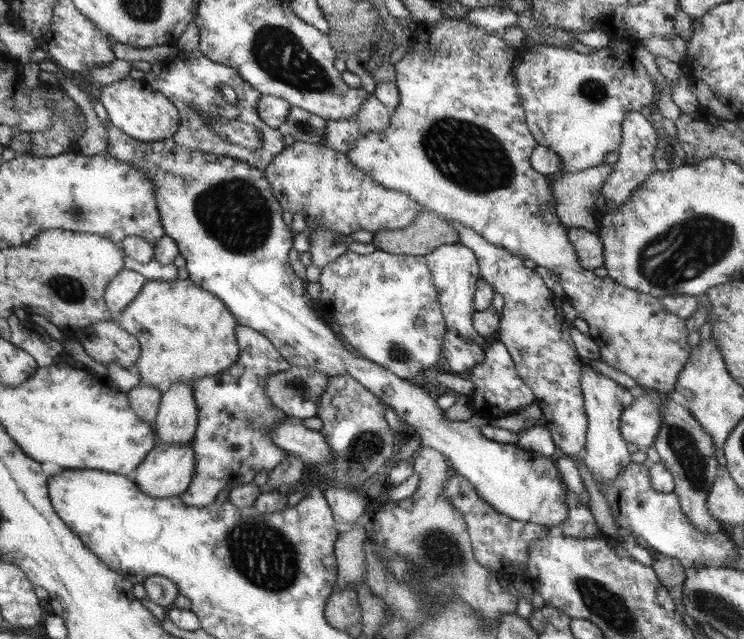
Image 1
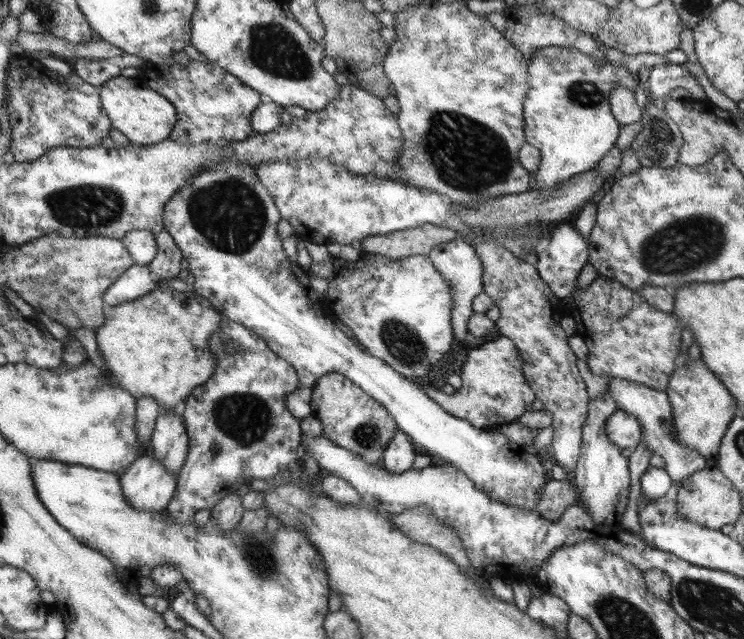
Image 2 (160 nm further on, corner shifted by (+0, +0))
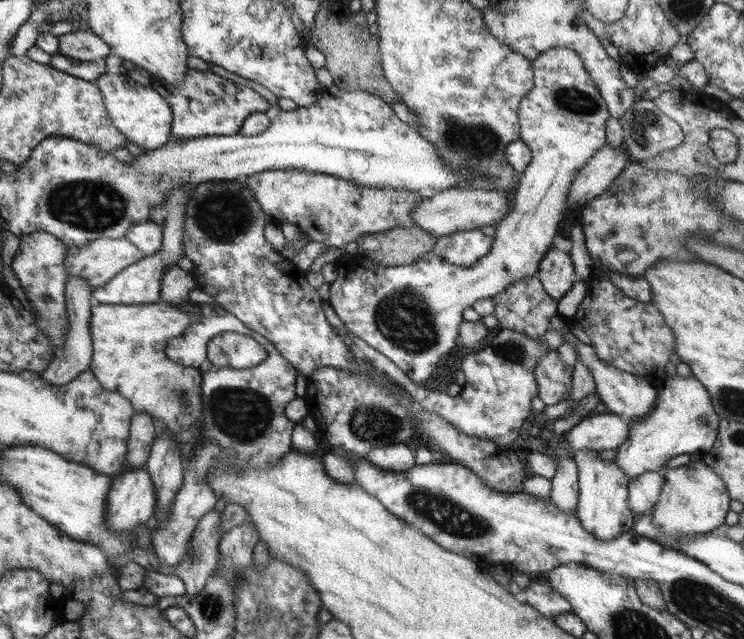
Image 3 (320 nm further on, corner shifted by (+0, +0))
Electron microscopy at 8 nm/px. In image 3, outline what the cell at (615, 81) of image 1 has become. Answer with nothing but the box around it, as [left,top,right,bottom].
[328,48,611,384]

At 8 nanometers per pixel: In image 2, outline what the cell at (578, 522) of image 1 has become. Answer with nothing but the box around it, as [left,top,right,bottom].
[537,480,578,520]

